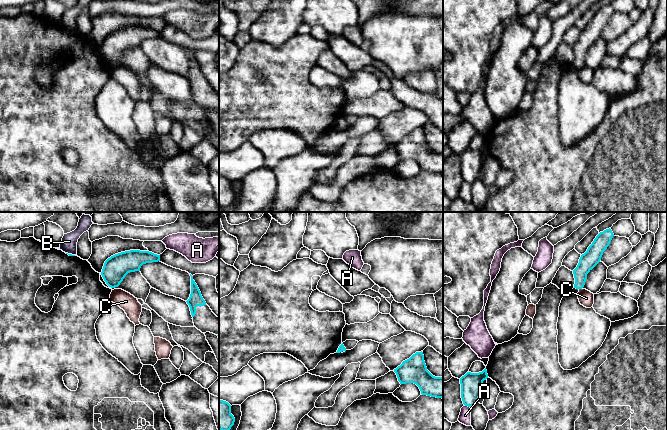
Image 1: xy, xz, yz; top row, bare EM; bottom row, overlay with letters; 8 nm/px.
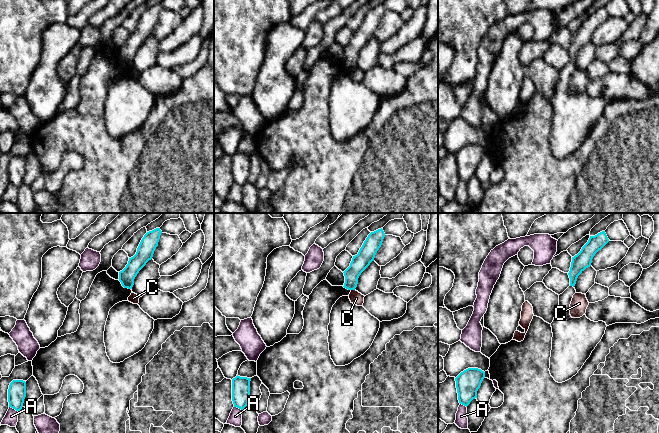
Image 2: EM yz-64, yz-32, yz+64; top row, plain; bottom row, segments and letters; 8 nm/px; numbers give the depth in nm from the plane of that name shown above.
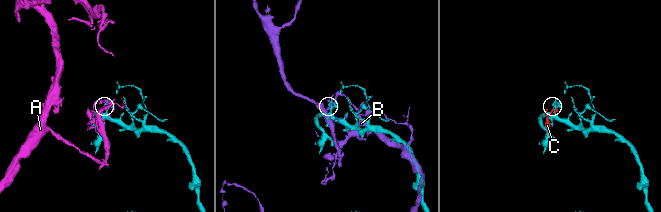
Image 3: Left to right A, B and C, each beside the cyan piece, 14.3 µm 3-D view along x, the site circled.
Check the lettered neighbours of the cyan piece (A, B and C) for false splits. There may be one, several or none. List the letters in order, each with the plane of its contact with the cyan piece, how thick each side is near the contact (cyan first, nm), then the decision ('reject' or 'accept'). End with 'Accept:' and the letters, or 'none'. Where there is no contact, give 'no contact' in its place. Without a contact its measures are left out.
A: yz | 180/100 nm | reject
B: xy | 20/130 nm | reject
C: yz | 140/120 nm | reject
Accept: none

